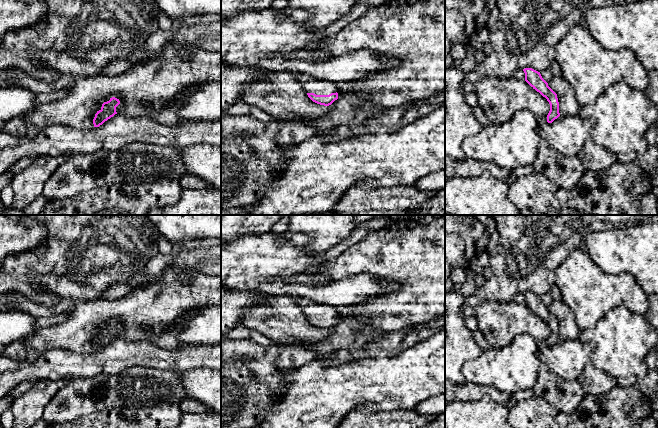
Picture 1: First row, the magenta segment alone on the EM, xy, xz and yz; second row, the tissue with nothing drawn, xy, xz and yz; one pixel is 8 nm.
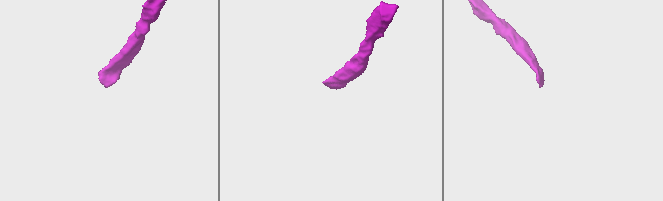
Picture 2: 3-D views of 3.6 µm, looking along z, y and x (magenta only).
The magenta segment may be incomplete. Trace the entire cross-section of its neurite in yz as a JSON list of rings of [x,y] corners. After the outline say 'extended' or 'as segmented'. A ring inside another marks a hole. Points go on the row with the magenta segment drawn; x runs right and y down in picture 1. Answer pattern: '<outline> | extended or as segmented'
[[[525,68],[523,71],[525,73],[525,81],[545,97],[550,104],[550,111],[548,115],[546,117],[537,117],[537,123],[552,123],[560,116],[557,94],[548,86],[548,83],[542,78],[540,72],[532,68]]] | extended

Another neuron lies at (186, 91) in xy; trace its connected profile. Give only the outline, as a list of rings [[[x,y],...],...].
[[[193,84],[191,86],[185,87],[183,90],[179,91],[178,94],[181,97],[186,97],[192,94],[193,92],[197,91],[198,88],[199,88],[199,84]]]

